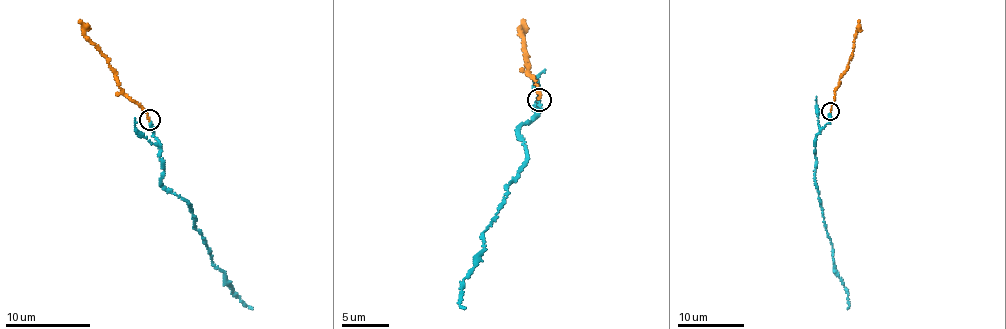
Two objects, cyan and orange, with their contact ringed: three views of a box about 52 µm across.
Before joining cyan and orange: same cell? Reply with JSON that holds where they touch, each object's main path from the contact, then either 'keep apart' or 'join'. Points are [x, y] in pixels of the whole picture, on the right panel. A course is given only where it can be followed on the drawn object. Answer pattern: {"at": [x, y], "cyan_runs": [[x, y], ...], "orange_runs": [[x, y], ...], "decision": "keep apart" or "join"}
{"at": [830, 111], "cyan_runs": [[830, 112], [829, 120], [816, 138], [816, 183], [834, 269], [846, 290], [847, 309]], "orange_runs": [[830, 111], [839, 79], [854, 46], [858, 20]], "decision": "keep apart"}

